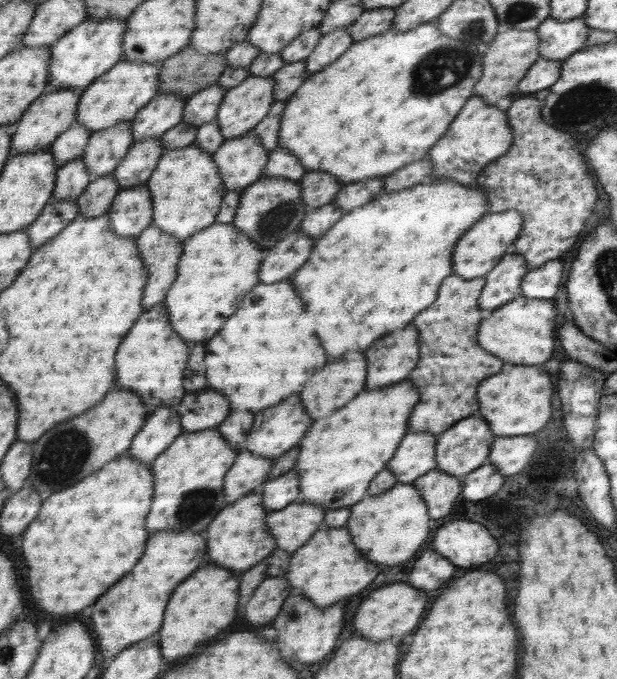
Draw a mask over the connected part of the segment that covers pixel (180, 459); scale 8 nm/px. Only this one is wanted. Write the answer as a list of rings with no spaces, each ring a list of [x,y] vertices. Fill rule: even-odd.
[[[208,428],[198,432],[181,432],[174,442],[151,464],[154,476],[152,508],[146,518],[150,534],[164,530],[192,530],[202,532],[228,502],[224,496],[224,477],[234,464],[238,450],[234,450],[218,432]]]

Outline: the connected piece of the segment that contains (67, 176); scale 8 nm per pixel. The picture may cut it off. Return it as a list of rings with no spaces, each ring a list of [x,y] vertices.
[[[81,158],[73,159],[58,169],[55,180],[52,202],[76,200],[91,181]]]

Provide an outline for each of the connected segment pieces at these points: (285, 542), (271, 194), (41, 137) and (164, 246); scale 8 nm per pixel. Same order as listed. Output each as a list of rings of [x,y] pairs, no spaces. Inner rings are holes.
[[[300,499],[282,510],[270,511],[266,514],[266,524],[278,544],[277,548],[293,554],[324,525],[325,514],[322,506]]]
[[[262,176],[242,191],[232,223],[254,244],[258,244],[262,249],[269,249],[280,240],[285,240],[288,234],[299,230],[307,211],[308,207],[304,207],[302,203],[299,182],[280,178],[266,179]]]
[[[70,88],[62,90],[48,90],[39,96],[28,106],[22,116],[13,126],[11,136],[10,154],[31,154],[37,151],[44,151],[51,148],[56,138],[60,137],[65,130],[68,130],[72,123],[76,122],[76,111],[78,111],[78,99],[80,94]]]
[[[156,224],[144,228],[135,240],[138,256],[149,273],[142,298],[142,310],[146,312],[165,300],[178,271],[183,243],[178,242],[172,234],[162,232]]]

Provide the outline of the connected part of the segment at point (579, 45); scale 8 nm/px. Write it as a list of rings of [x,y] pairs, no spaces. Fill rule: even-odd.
[[[550,16],[537,28],[538,54],[548,60],[565,61],[583,48],[589,30],[586,20],[580,17],[560,22]]]

